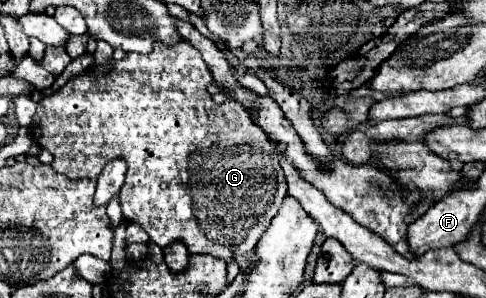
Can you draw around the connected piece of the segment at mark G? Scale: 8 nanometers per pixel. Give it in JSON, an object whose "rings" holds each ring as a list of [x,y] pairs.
{"rings":[[[160,41],[154,43],[154,53],[150,55],[138,55],[138,53],[126,53],[124,59],[110,59],[104,65],[98,65],[92,71],[86,71],[82,75],[72,77],[60,91],[52,93],[50,97],[44,97],[38,101],[38,111],[34,115],[34,121],[30,125],[30,131],[34,135],[34,141],[48,149],[54,155],[52,167],[56,173],[62,173],[70,179],[96,179],[100,175],[100,171],[104,169],[106,163],[110,163],[114,157],[122,157],[128,163],[128,173],[126,173],[126,181],[124,187],[120,191],[120,203],[122,203],[122,213],[126,219],[130,219],[132,223],[142,225],[142,229],[150,235],[150,239],[156,245],[170,245],[172,241],[182,241],[188,251],[192,255],[196,253],[206,253],[224,261],[234,261],[238,257],[246,257],[254,245],[258,243],[258,239],[262,237],[262,233],[268,229],[270,221],[274,219],[274,215],[278,213],[284,197],[286,197],[286,179],[280,167],[280,157],[274,151],[274,145],[270,143],[268,135],[252,121],[250,113],[246,113],[246,109],[242,109],[242,105],[234,103],[234,101],[226,101],[216,105],[210,99],[210,93],[206,91],[206,87],[212,83],[212,73],[208,69],[208,65],[202,61],[202,55],[186,41],[176,43],[172,47],[164,47]]]}

